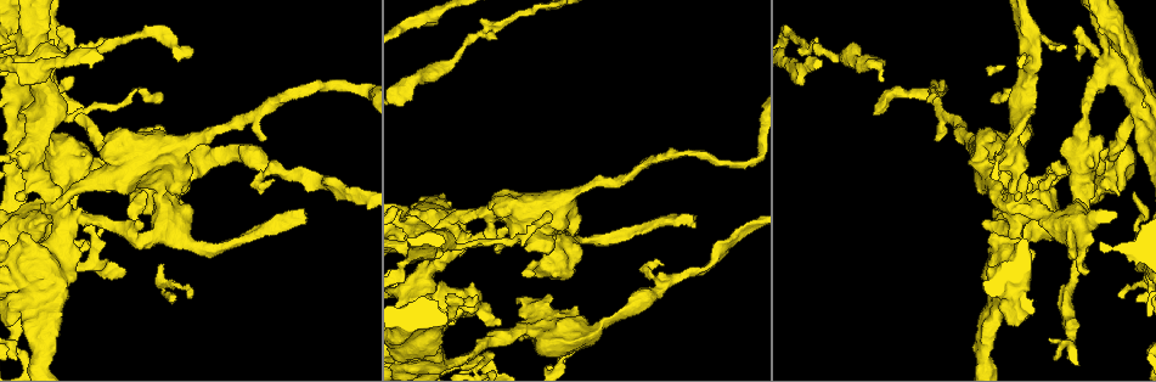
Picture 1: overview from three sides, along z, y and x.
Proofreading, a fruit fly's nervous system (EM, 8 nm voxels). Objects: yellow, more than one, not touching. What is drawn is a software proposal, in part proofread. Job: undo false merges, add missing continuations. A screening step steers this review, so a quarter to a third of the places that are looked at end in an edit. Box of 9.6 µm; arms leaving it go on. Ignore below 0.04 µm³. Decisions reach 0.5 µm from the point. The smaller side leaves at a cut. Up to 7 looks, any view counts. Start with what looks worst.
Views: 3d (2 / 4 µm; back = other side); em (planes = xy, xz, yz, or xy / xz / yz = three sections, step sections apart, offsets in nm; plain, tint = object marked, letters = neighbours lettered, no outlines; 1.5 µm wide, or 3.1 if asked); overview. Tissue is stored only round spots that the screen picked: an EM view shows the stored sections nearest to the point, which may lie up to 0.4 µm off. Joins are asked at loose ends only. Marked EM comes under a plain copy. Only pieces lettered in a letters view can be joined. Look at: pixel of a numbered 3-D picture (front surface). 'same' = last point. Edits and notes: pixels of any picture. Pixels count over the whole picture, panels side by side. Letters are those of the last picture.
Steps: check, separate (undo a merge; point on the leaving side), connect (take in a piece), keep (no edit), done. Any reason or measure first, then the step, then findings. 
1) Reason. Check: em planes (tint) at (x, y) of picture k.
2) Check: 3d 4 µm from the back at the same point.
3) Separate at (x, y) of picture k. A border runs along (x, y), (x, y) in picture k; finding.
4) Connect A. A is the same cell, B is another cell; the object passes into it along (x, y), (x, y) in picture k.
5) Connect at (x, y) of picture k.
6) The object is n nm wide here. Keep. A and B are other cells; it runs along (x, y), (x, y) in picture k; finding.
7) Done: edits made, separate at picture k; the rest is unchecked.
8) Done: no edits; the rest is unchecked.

Closes a loop. Check: 3d 4 µm from the back at (143, 242) of picture 1.

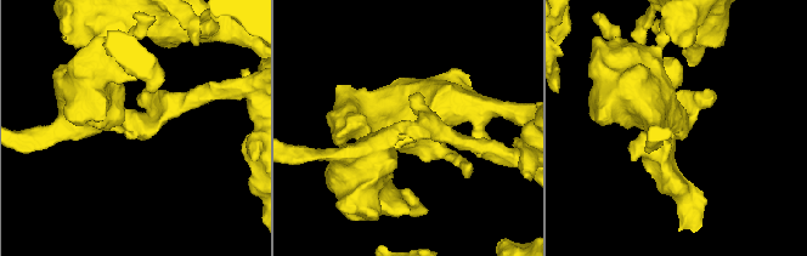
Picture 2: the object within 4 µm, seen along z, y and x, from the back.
Shape alone is not enough. Check: em xy step 4 (tint) at (407, 127) of picture 2.

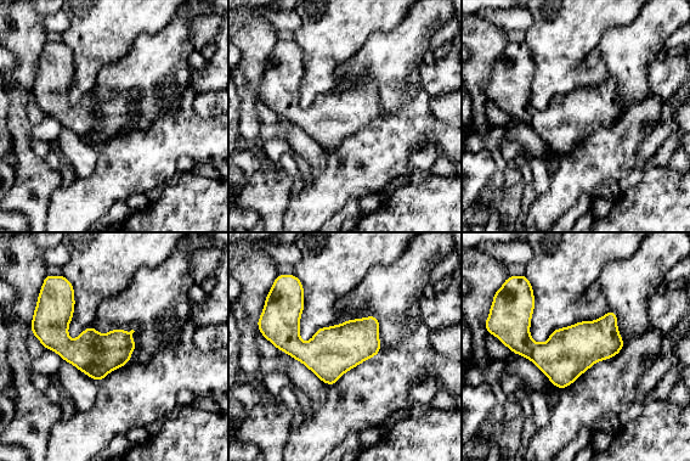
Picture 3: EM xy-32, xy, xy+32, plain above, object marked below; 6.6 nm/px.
Cut it another way. Check: em planes (letters) at the same point.

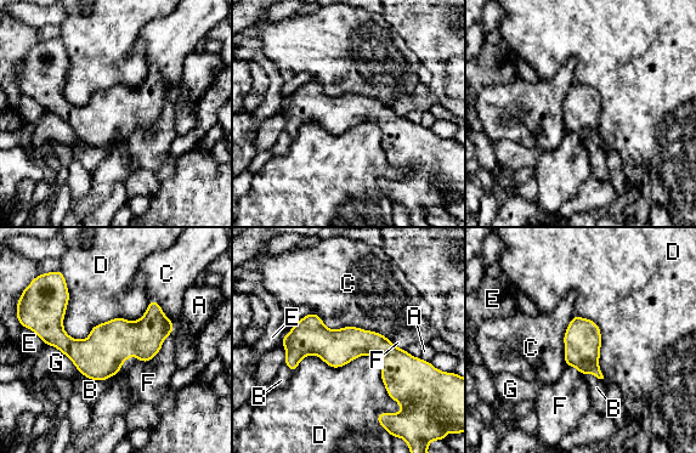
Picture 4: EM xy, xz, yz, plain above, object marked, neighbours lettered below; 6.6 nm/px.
Keep. A, B, C, D, E, F and G are other cells; a border runs along (150, 301), (83, 339), (62, 327) in picture 4; all the same cell.

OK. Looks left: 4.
Closes a loop. Check: em xz step 4 (tint) at (1097, 53) of picture 1.

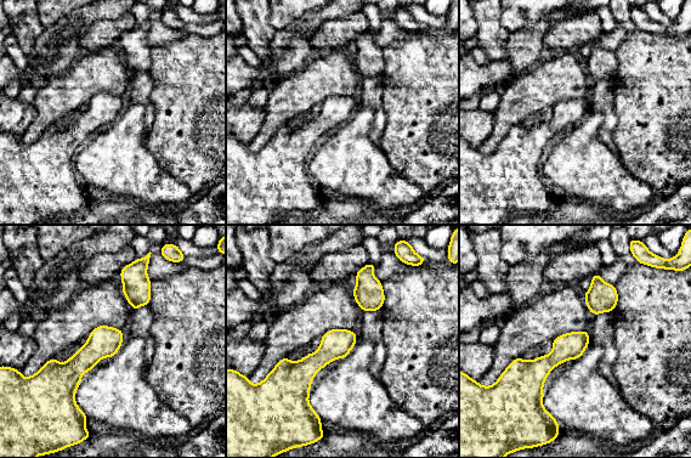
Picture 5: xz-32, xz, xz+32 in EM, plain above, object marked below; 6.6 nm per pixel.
Another direction. Check: em planes (tint) at the same point.

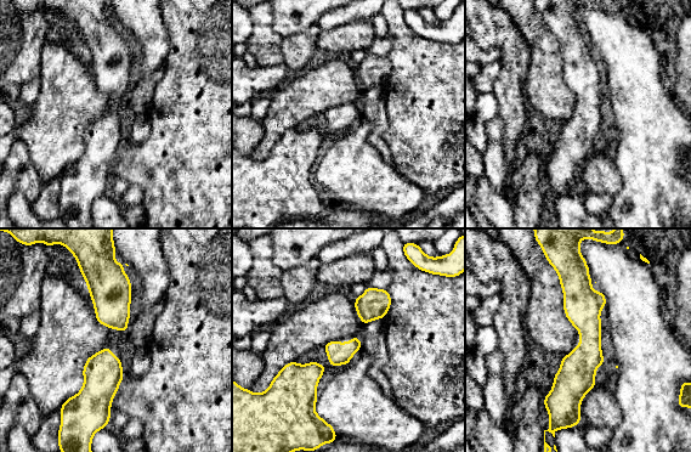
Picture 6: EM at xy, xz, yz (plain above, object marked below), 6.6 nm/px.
Check: em planes (letters) at the same point.

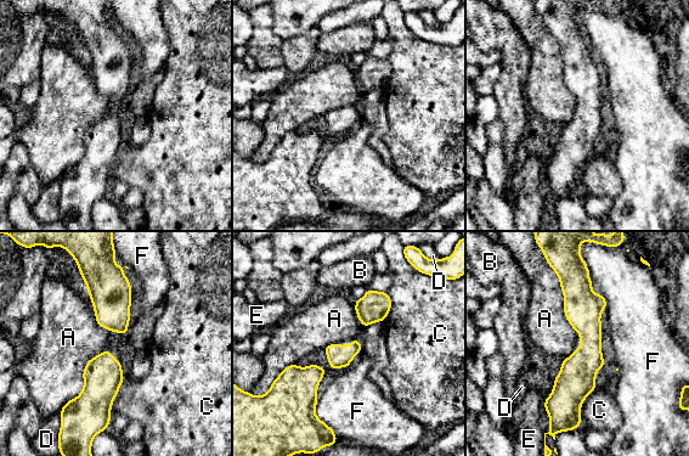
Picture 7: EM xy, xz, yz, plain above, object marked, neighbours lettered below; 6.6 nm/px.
Keep. A, B, C, D, E and F are other cells; it runs along (566, 281), (587, 360), (552, 416) in picture 7; one cell here.

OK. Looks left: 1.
Done: no edits; the rest is unchecked.

